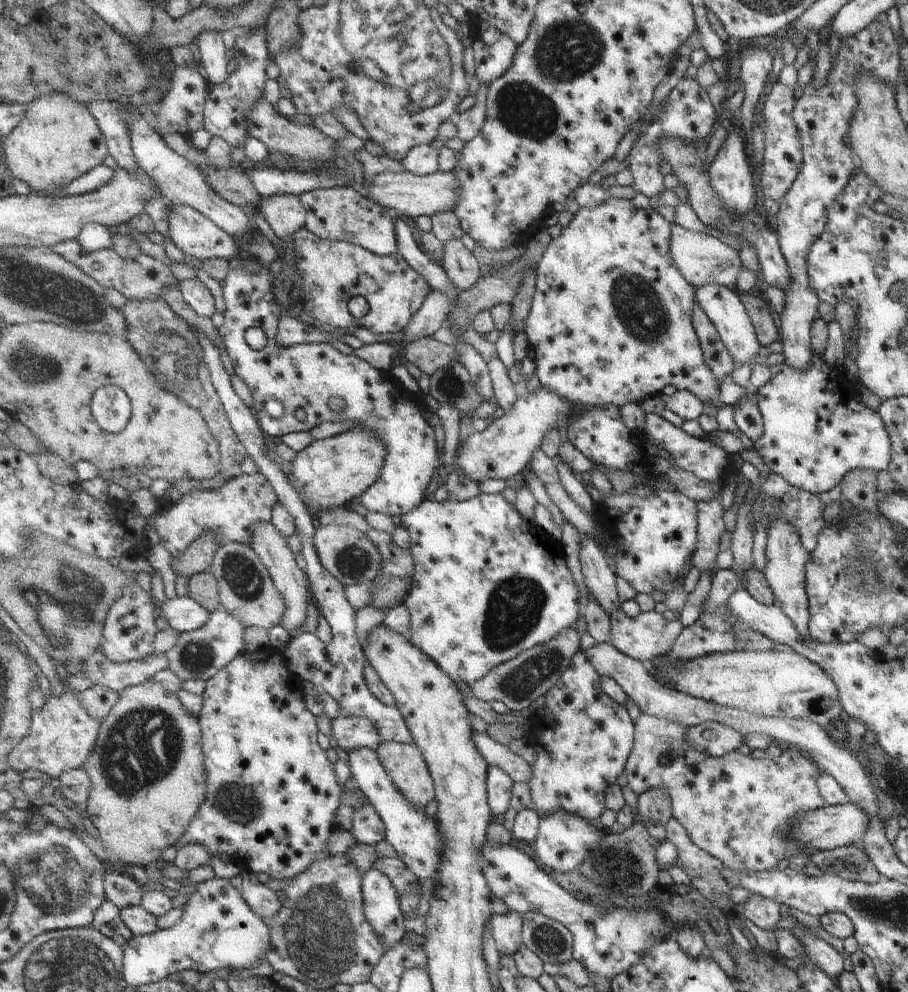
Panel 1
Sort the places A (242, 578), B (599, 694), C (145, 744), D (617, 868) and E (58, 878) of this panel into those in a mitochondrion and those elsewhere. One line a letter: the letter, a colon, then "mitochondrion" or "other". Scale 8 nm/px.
A: mitochondrion
B: other
C: mitochondrion
D: mitochondrion
E: mitochondrion

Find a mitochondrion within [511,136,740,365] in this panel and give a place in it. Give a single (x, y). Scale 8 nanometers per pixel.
(638, 308)

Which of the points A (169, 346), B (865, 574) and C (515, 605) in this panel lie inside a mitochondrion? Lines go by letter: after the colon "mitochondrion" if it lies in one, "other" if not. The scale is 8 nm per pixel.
A: mitochondrion
B: mitochondrion
C: mitochondrion

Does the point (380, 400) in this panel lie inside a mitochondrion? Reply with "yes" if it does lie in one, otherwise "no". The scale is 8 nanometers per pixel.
no

